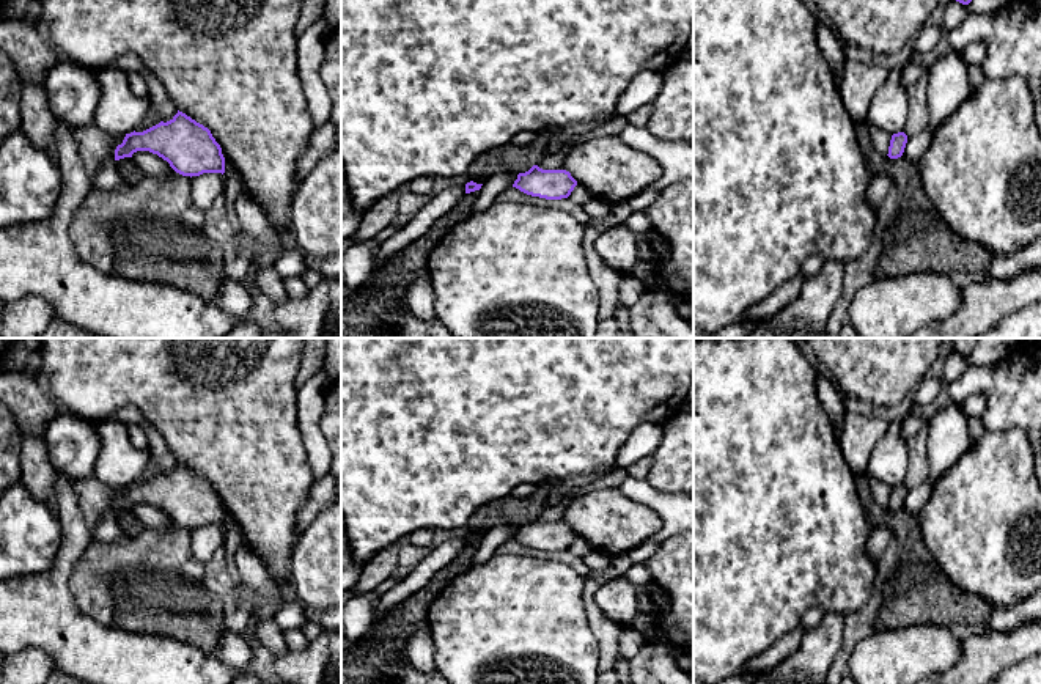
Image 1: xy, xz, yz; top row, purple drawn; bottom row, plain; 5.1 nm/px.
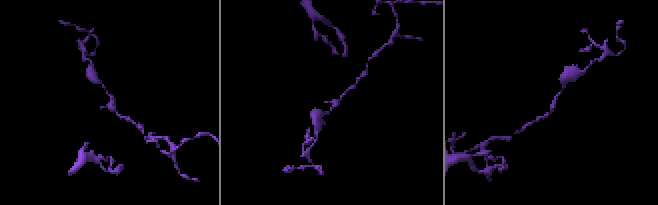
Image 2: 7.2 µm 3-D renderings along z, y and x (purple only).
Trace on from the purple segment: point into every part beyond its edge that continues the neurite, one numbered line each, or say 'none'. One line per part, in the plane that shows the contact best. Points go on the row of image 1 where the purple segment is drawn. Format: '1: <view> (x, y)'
none

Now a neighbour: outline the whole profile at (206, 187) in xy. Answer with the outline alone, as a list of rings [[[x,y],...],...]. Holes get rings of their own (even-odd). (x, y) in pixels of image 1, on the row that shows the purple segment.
[[[203,173],[192,176],[192,206],[206,212],[214,200],[225,192],[225,176],[222,173]]]

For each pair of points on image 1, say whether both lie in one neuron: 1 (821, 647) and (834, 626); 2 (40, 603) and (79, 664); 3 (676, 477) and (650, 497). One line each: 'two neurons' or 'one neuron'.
1: one neuron
2: one neuron
3: two neurons

